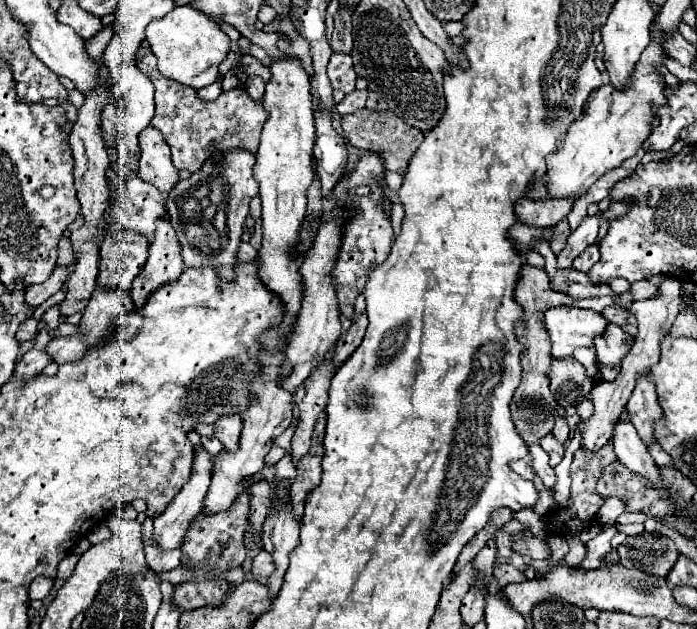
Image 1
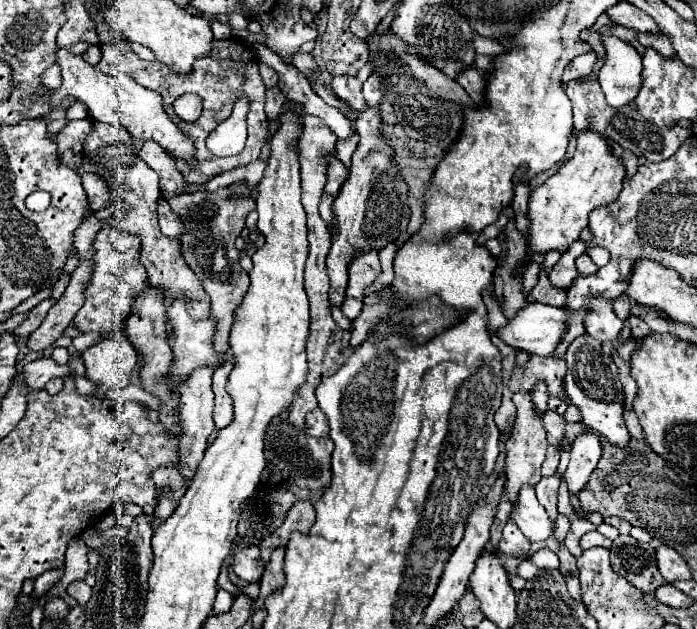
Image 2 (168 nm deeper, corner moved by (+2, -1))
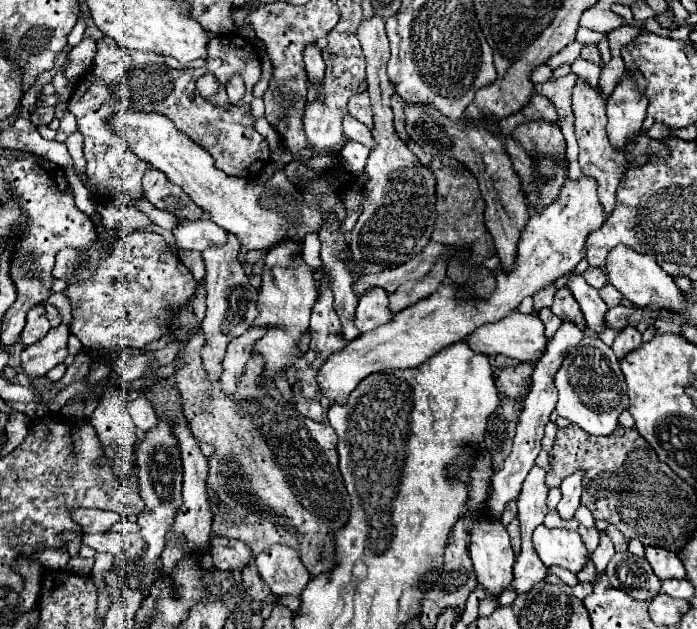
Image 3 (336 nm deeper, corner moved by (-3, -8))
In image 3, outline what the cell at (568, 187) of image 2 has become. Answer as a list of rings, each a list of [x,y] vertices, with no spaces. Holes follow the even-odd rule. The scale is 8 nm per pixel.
[[[584,175],[580,179],[568,177],[564,181],[556,201],[552,201],[544,211],[534,213],[526,223],[522,237],[518,241],[518,257],[514,269],[506,275],[502,269],[496,271],[498,287],[488,299],[472,297],[466,303],[456,301],[456,287],[452,283],[442,283],[436,293],[406,307],[404,311],[394,315],[394,319],[386,325],[362,333],[360,337],[350,341],[348,347],[330,355],[318,371],[318,381],[320,389],[324,391],[324,397],[330,403],[344,403],[348,395],[354,391],[354,387],[374,371],[418,367],[420,363],[436,355],[440,349],[466,339],[480,325],[496,323],[498,319],[506,317],[520,305],[524,297],[534,295],[550,281],[556,281],[562,275],[570,273],[578,265],[578,261],[586,257],[586,237],[592,231],[600,229],[606,221],[604,207],[600,207],[596,187],[596,181]]]

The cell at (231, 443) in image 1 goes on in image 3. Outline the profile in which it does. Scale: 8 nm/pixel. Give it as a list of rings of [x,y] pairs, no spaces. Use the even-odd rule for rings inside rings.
[[[248,329],[246,333],[242,333],[240,337],[236,337],[228,343],[228,353],[224,357],[224,373],[220,377],[220,389],[224,393],[232,395],[236,391],[236,385],[246,371],[246,363],[250,359],[252,345],[262,335],[264,335],[262,329]]]

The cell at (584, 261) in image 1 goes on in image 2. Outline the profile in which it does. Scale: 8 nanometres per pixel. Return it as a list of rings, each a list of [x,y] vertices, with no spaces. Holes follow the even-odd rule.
[[[581,254],[581,256],[577,258],[577,270],[579,270],[581,276],[591,276],[591,274],[595,274],[599,268],[597,268],[597,264],[589,258],[589,254]]]

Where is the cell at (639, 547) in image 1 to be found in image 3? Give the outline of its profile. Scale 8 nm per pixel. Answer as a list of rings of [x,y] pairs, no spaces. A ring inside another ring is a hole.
[[[630,551],[616,553],[606,567],[606,575],[612,587],[620,587],[634,599],[642,601],[652,601],[662,587],[662,581],[654,575],[648,559]]]

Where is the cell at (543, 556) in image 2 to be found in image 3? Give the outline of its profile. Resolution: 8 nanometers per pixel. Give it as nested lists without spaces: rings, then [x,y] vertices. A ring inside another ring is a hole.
[[[548,567],[548,573],[560,577],[560,579],[562,579],[566,585],[570,585],[570,587],[574,587],[574,585],[578,583],[576,575],[574,575],[572,571],[568,571],[568,569],[562,569],[562,567]]]

